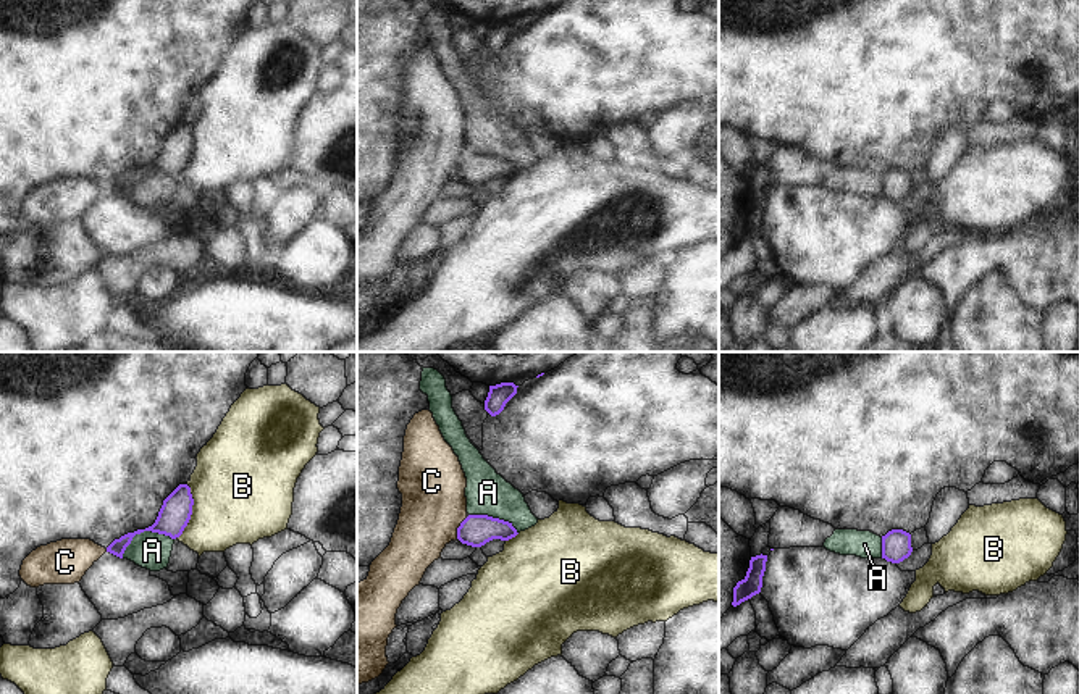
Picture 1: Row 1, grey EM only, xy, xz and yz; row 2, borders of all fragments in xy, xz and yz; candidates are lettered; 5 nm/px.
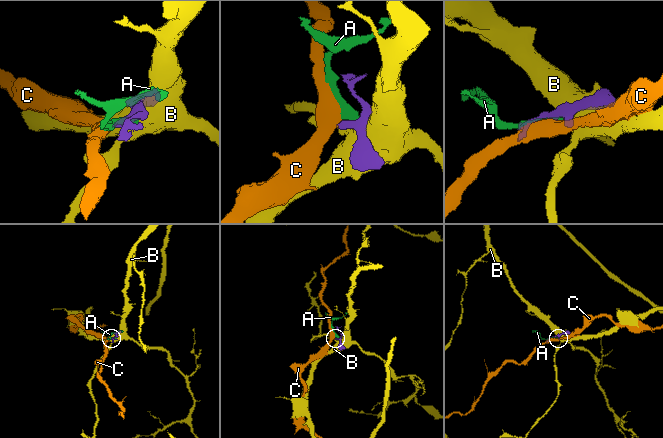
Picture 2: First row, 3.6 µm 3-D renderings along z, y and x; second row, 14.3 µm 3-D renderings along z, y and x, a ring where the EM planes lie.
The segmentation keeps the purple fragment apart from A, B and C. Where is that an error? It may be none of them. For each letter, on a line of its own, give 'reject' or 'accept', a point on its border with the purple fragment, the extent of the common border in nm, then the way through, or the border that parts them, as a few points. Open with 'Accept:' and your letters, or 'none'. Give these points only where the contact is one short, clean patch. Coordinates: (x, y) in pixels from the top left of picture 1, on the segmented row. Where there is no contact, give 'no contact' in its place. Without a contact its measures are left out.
Accept: none
A: reject | xy (142, 531) | 280 nm | along xy (173, 538), (163, 533), (141, 531), (133, 538), (121, 557)
B: reject | xy (191, 512) | 280 nm
C: reject | xz (457, 528) | 130 nm | along xz (467, 517), (457, 528), (456, 538)

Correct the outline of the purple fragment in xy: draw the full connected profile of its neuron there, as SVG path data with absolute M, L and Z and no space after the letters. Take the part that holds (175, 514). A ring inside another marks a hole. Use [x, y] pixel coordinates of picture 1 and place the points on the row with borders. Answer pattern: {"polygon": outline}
{"polygon": "M179 484L165 500L158 512L155 523L145 529L137 529L134 533L128 533L120 539L115 539L107 552L123 558L126 547L131 544L136 534L144 531L152 531L158 534L170 536L176 539L183 534L192 515L194 499L191 494L191 487L187 484Z"}

